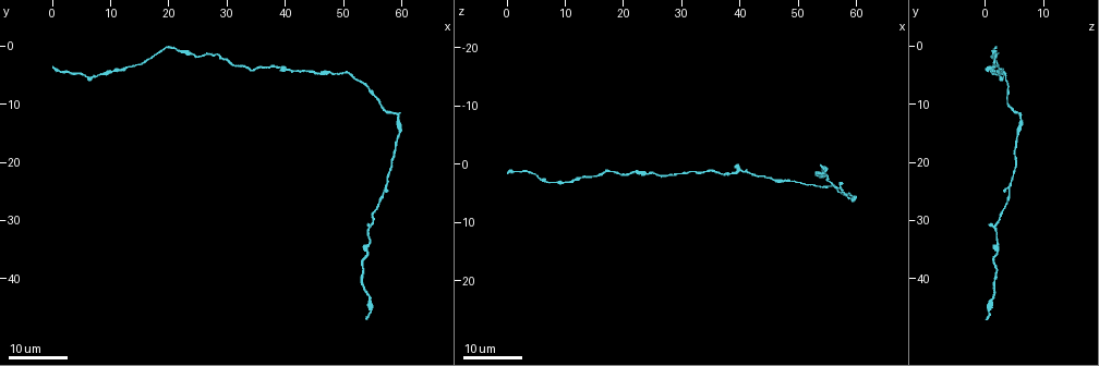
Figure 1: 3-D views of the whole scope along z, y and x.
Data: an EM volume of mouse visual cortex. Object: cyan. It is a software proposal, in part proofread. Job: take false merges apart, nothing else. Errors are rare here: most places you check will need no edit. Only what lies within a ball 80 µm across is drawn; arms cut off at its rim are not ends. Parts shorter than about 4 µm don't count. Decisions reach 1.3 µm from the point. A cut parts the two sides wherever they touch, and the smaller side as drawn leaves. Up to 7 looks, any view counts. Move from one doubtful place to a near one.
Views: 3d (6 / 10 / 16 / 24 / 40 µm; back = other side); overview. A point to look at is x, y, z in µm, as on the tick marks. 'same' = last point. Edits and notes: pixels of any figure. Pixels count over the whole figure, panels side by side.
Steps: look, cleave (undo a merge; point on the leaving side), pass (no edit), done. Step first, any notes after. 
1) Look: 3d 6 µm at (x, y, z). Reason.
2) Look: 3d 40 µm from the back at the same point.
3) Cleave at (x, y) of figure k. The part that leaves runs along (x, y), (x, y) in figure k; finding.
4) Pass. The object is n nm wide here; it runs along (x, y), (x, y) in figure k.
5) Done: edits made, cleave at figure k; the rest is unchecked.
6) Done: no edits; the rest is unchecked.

Look: 3d 24 µm at (54.0, 31.5, 2.0). Thick turns thin.

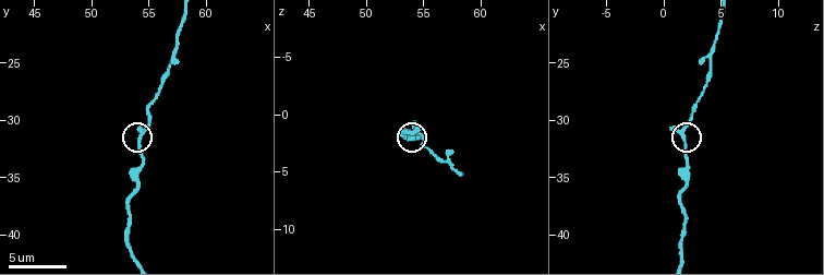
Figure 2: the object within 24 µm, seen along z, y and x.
Look: 3d 6 µm at (54.4, 31.6, 1.8).

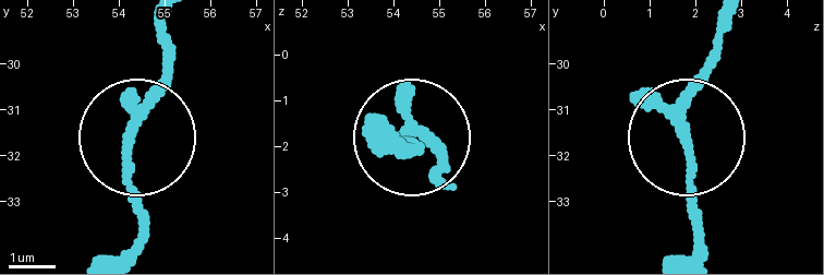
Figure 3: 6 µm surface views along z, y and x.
Pass. The object is 190 nm wide here; it runs along (165, 26), (125, 167), (137, 256) in figure 3; all the same cell.

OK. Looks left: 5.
Look: 3d 24 µm at (56.5, 24.5, 4.0). Narrows sharply.

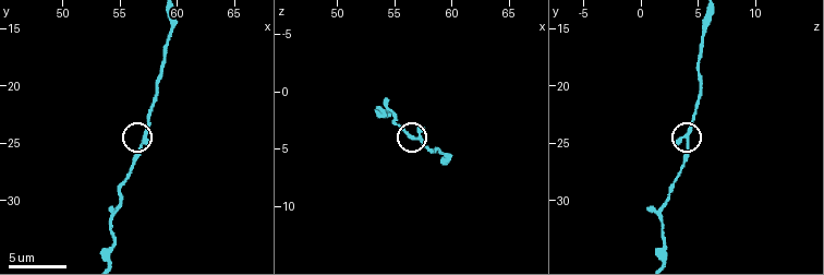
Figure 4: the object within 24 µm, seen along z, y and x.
Look: 3d 10 µm at (56.8, 25.2, 4.2). Closer look.

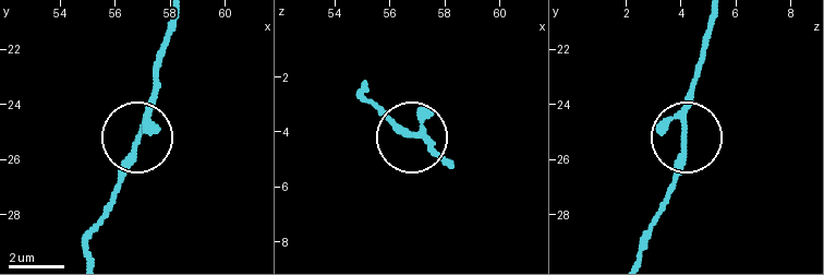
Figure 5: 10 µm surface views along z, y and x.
Pass. 3 arms meet here; all the same cell.

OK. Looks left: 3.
Look: 3d 24 µm at (22.0, 1.0, 1.5). Thick turns thin.

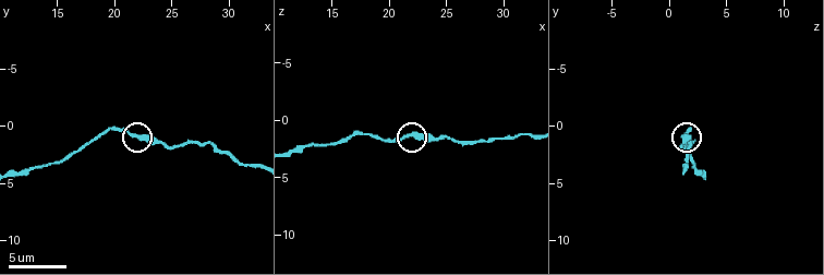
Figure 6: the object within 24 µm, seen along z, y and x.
Look: 3d 6 µm at (22.4, 1.0, 1.4). Zoom in.

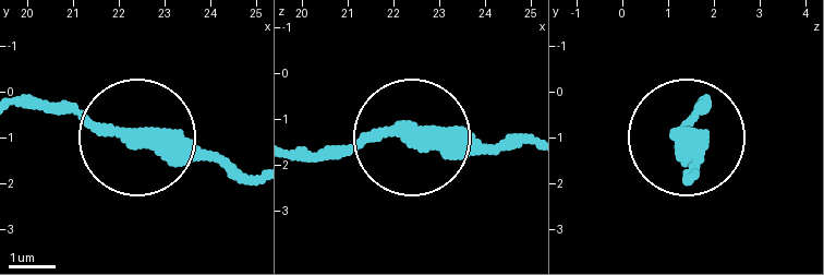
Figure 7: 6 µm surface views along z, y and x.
Pass. It runs along (529, 143), (376, 131), (299, 155) in figure 7; one cell here.

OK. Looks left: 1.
Done: no edits; the rest is unchecked.

